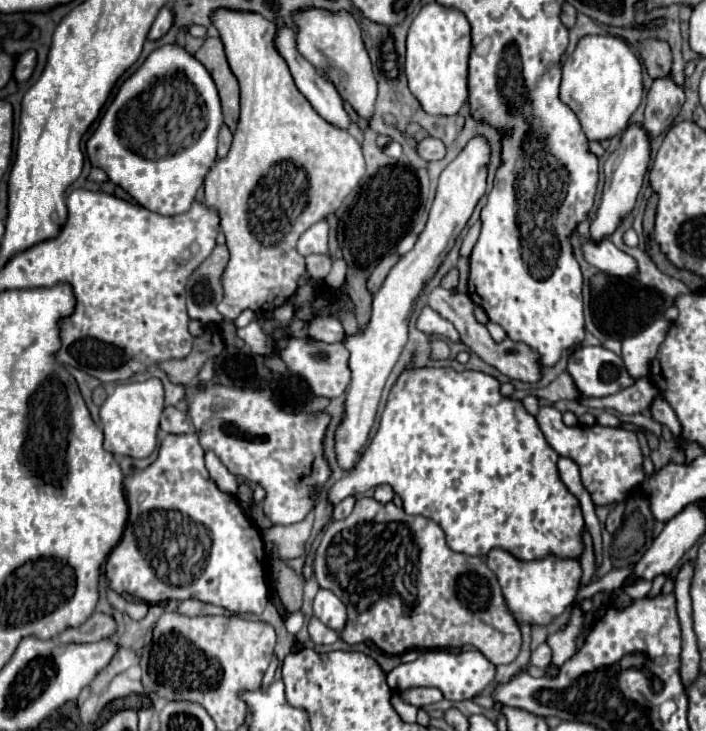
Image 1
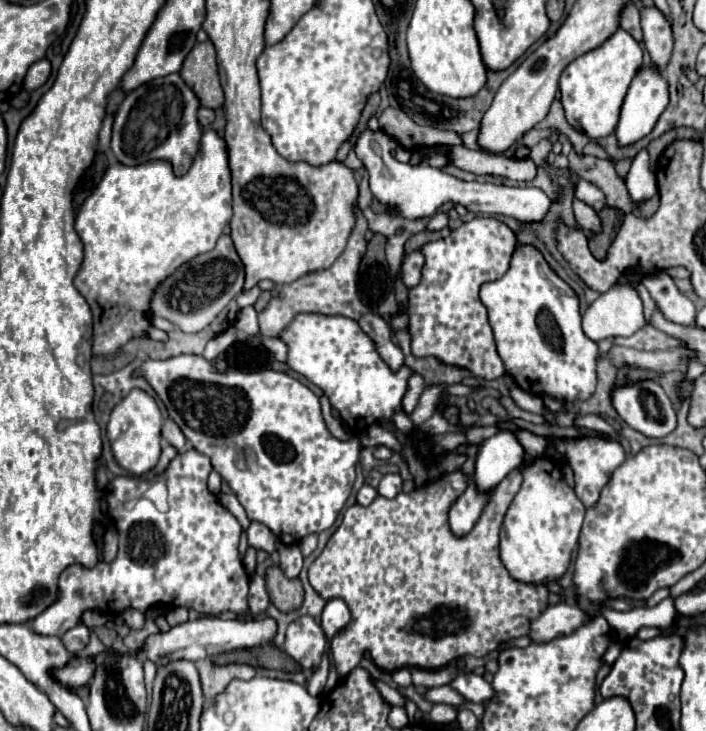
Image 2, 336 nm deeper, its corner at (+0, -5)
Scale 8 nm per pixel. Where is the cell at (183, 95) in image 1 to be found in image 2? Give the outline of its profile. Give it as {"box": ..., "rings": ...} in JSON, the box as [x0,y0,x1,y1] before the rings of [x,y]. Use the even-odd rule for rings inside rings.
{"box":[111,74,203,176],"rings":[[[179,74],[161,76],[131,90],[123,98],[113,120],[111,150],[115,158],[125,166],[165,160],[173,166],[175,176],[185,176],[197,156],[203,136],[203,130],[197,120],[197,110],[197,96],[185,84],[185,80],[181,80]]]}

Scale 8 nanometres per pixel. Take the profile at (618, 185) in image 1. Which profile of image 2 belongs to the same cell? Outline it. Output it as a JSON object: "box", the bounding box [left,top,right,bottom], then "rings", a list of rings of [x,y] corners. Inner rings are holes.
{"box":[615,68,669,146],"rings":[[[641,68],[637,72],[637,76],[633,78],[633,82],[627,90],[625,102],[621,106],[621,118],[615,128],[617,142],[621,146],[631,146],[631,144],[639,142],[641,138],[645,138],[653,130],[653,126],[659,120],[659,116],[663,114],[663,110],[667,108],[667,102],[669,102],[669,92],[667,92],[667,82],[663,80],[663,76],[653,68]]]}

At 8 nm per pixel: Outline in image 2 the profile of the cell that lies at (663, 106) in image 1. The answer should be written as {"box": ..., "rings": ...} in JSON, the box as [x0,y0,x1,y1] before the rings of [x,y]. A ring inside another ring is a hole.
{"box":[641,8,673,72],"rings":[[[657,8],[641,10],[641,26],[643,26],[643,44],[651,56],[651,64],[653,68],[663,72],[673,52],[671,26]]]}

